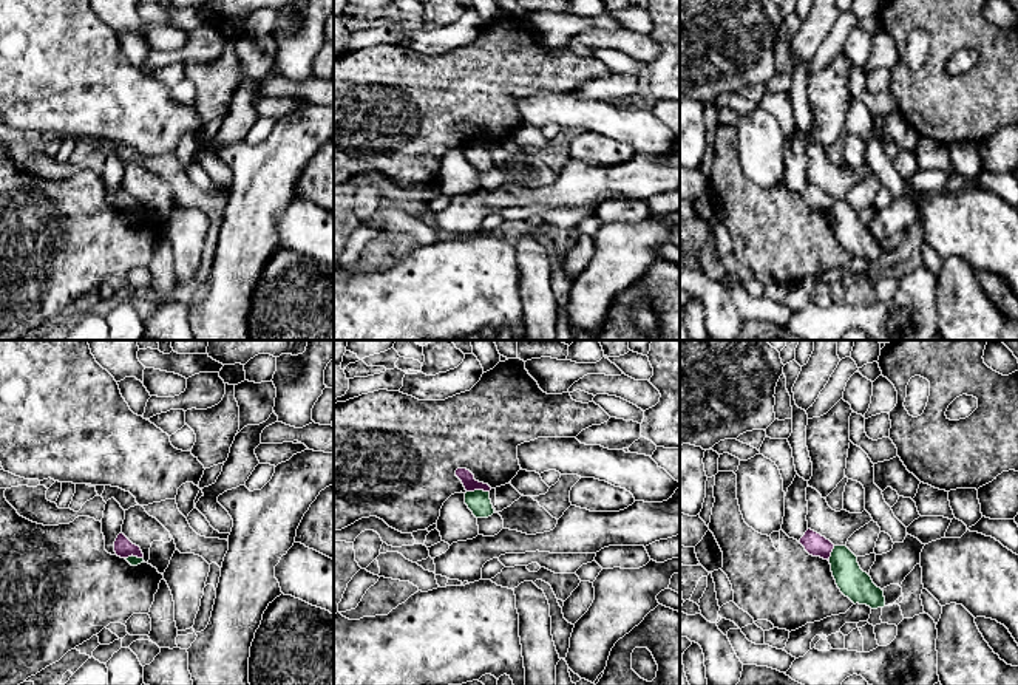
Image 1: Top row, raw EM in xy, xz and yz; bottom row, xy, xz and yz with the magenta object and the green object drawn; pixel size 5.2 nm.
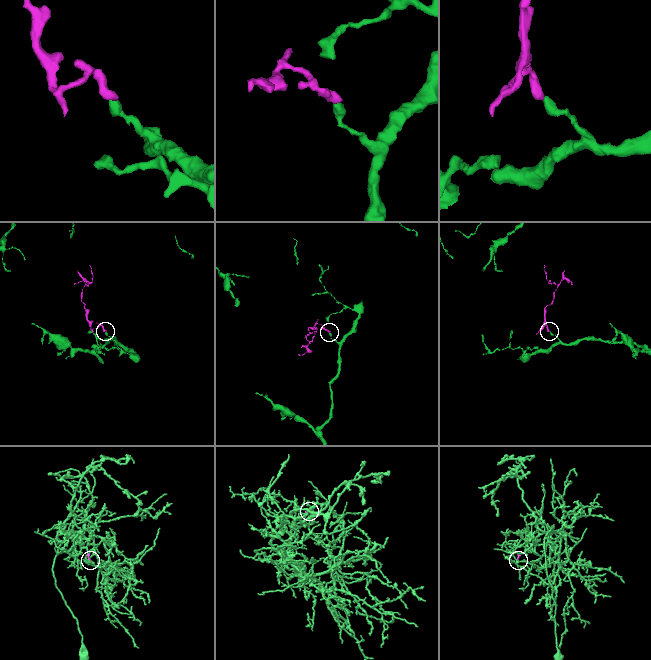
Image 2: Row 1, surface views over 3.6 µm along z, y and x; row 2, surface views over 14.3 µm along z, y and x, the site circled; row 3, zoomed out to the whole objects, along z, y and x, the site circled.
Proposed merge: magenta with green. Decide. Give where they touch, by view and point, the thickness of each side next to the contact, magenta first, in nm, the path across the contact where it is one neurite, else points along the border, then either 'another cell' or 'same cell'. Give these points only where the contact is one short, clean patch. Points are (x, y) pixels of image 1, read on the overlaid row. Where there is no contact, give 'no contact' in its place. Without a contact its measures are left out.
contact xz (478, 489); calibres 70 and 120 nm; border xz (488, 490), (467, 492); another cell

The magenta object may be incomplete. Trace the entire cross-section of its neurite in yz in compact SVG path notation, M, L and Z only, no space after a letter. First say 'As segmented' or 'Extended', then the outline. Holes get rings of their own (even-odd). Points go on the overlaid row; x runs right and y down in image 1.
As segmented. M808 529L799 541L813 557L820 557L830 561L834 544L820 533Z

